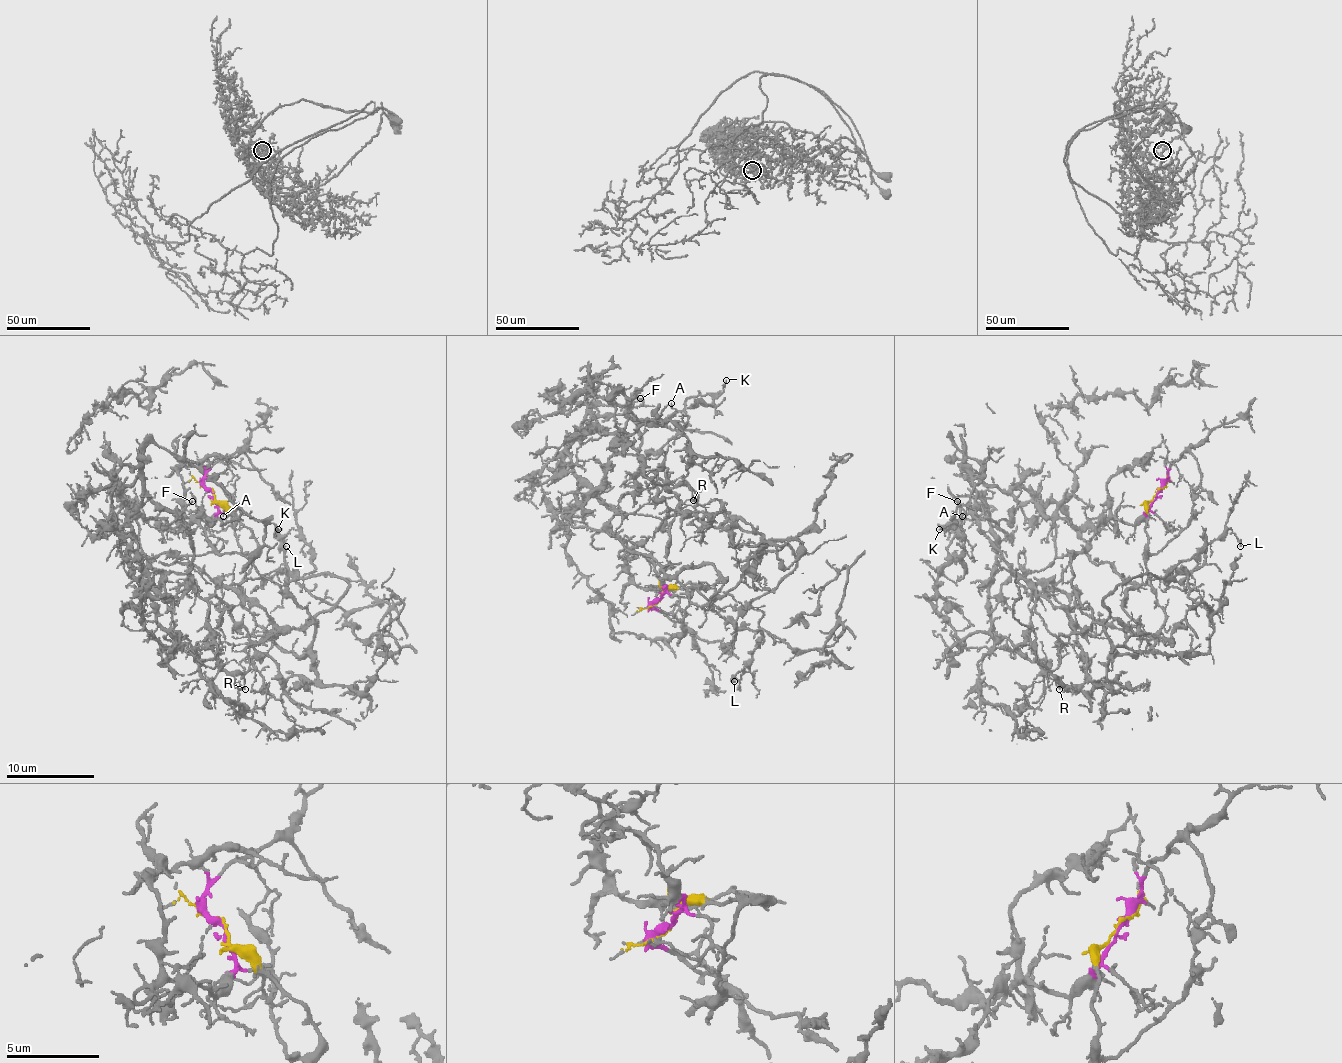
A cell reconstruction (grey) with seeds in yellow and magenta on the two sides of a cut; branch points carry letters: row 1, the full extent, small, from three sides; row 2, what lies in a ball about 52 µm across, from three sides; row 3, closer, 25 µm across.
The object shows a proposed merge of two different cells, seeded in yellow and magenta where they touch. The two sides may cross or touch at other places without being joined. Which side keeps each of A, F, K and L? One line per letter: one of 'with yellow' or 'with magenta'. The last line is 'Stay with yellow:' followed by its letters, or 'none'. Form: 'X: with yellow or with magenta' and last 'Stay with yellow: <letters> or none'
A: with magenta
F: with magenta
K: with magenta
L: with yellow
Stay with yellow: L

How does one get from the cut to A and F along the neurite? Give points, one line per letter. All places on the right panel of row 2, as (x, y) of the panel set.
A: (1158, 491), (1134, 524), (1114, 518), (1072, 526), (973, 474), (964, 443), (982, 476), (962, 515)
F: (1158, 491), (1134, 524), (1114, 518), (1098, 526), (1072, 526), (975, 478), (973, 511), (958, 500)

